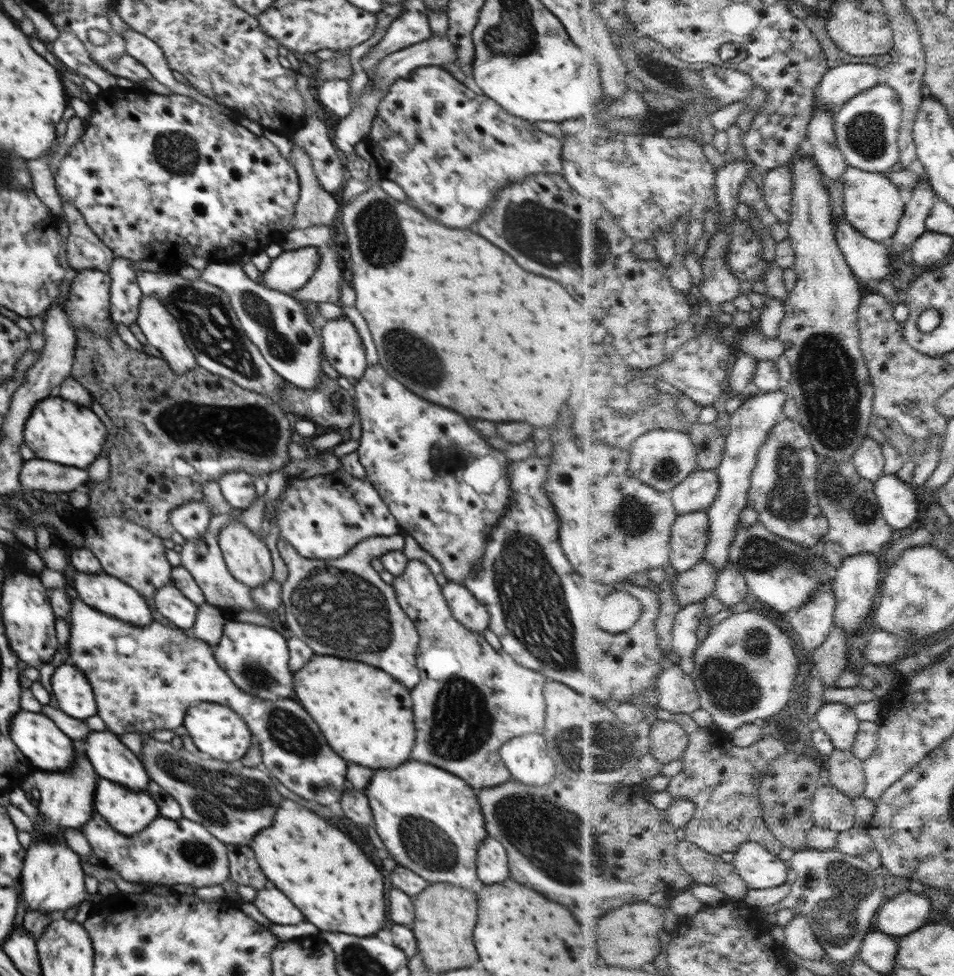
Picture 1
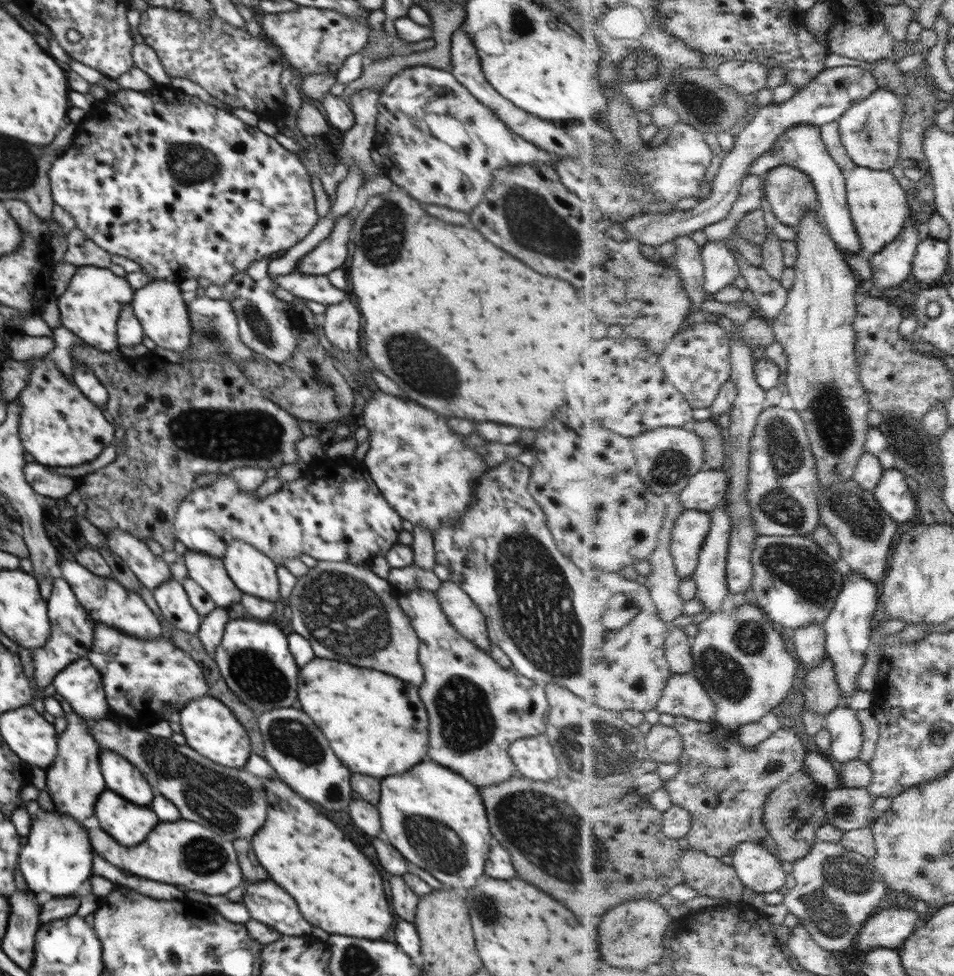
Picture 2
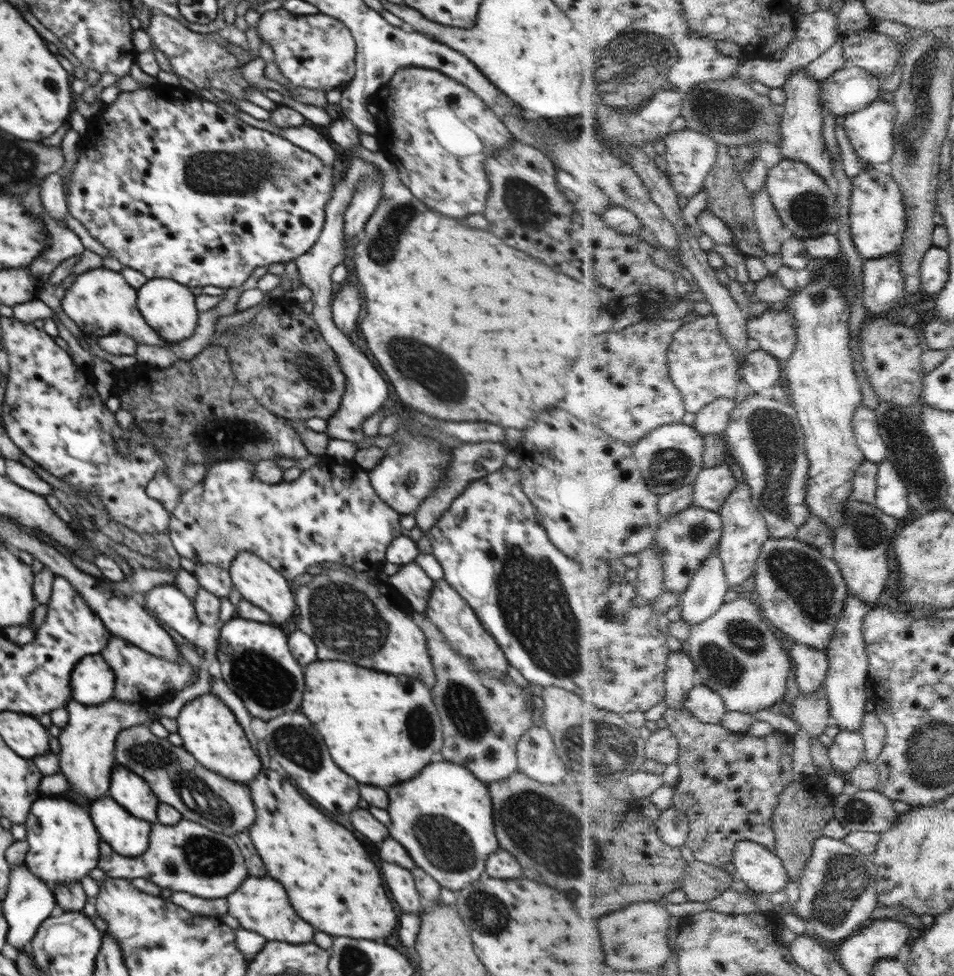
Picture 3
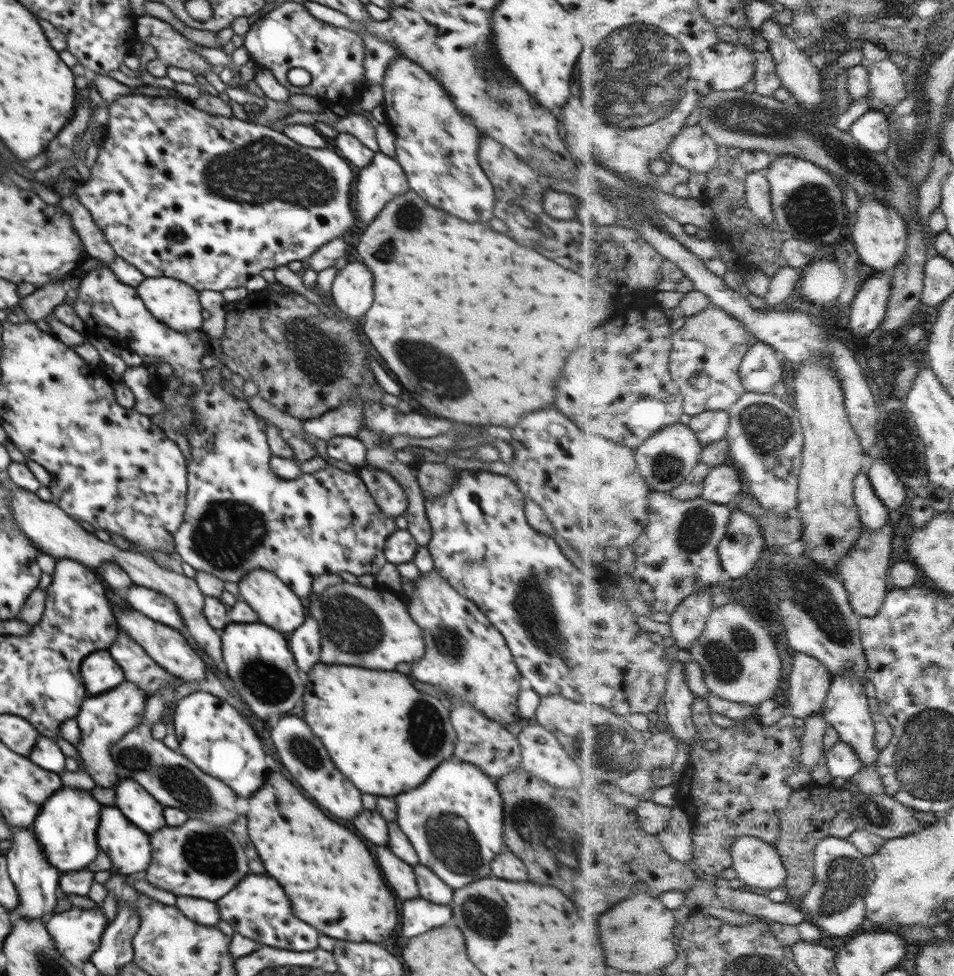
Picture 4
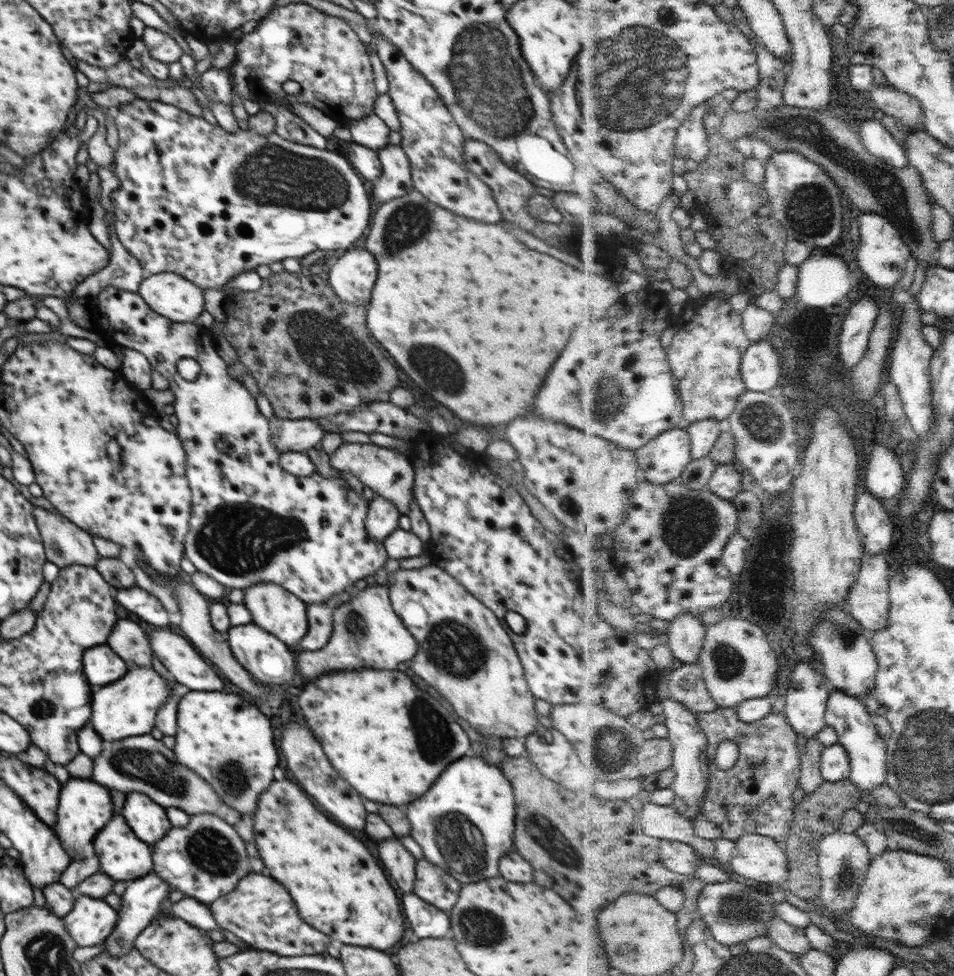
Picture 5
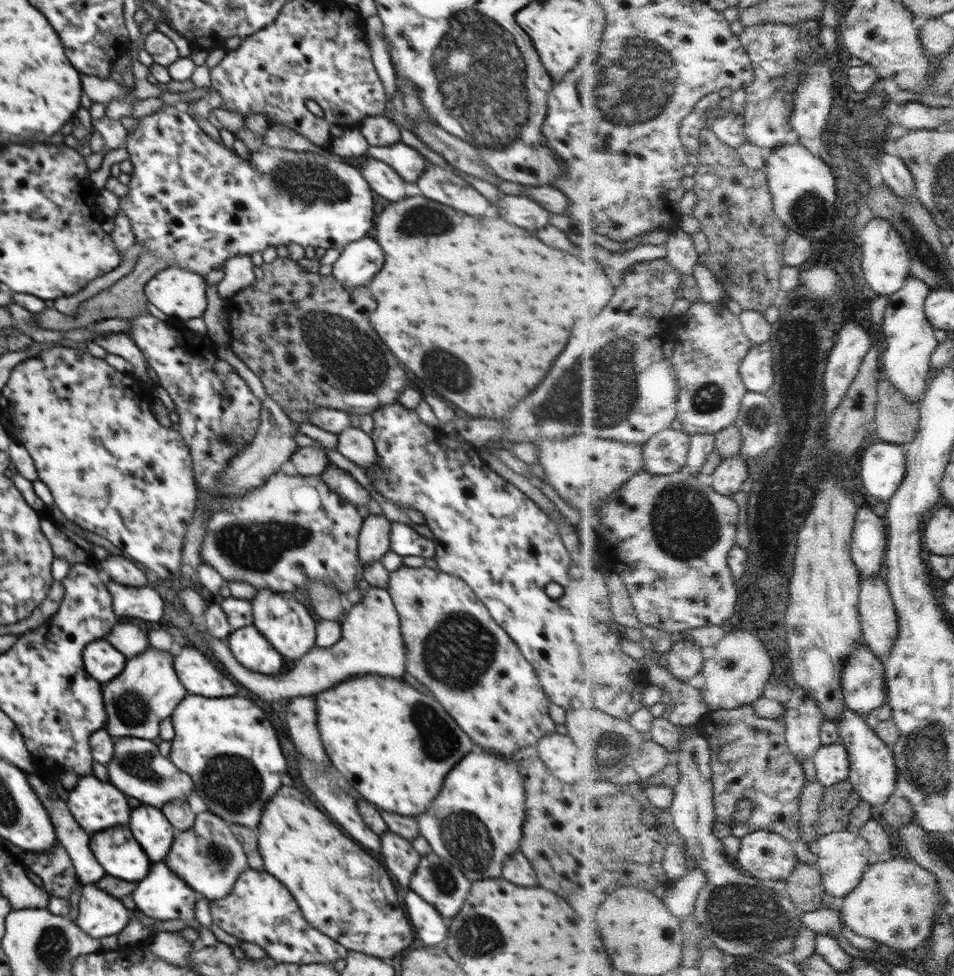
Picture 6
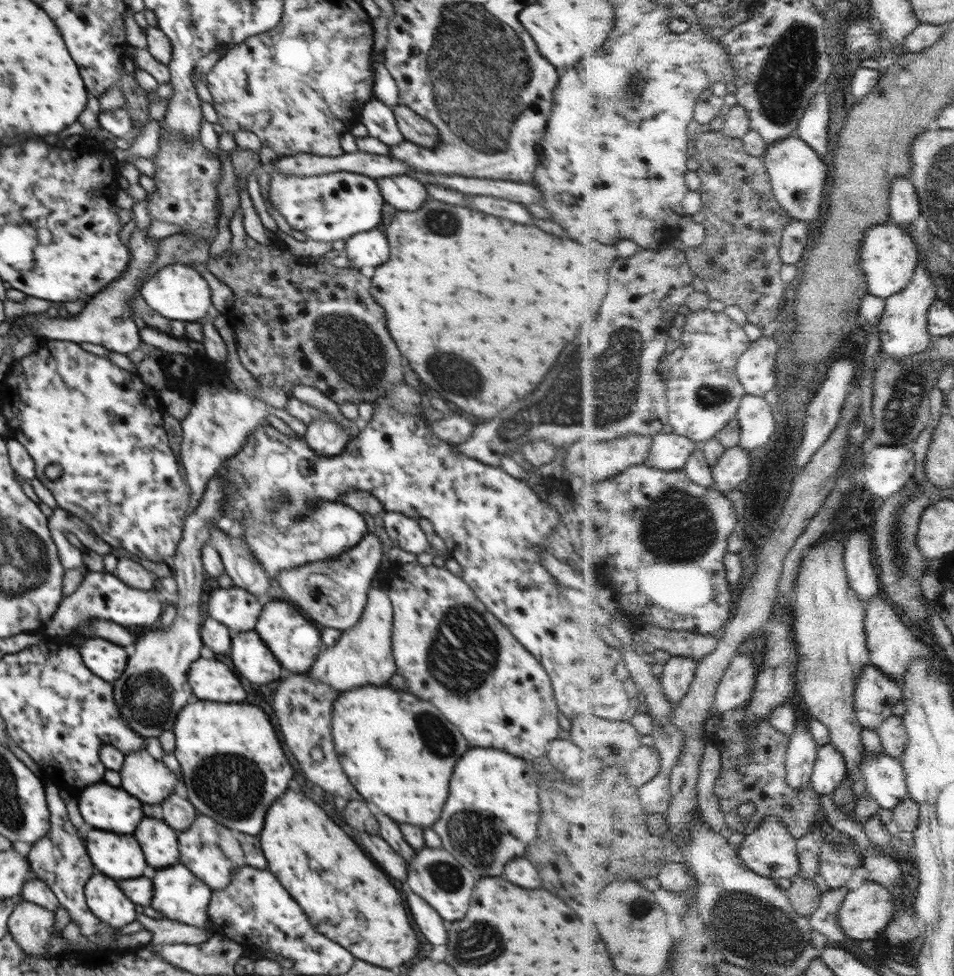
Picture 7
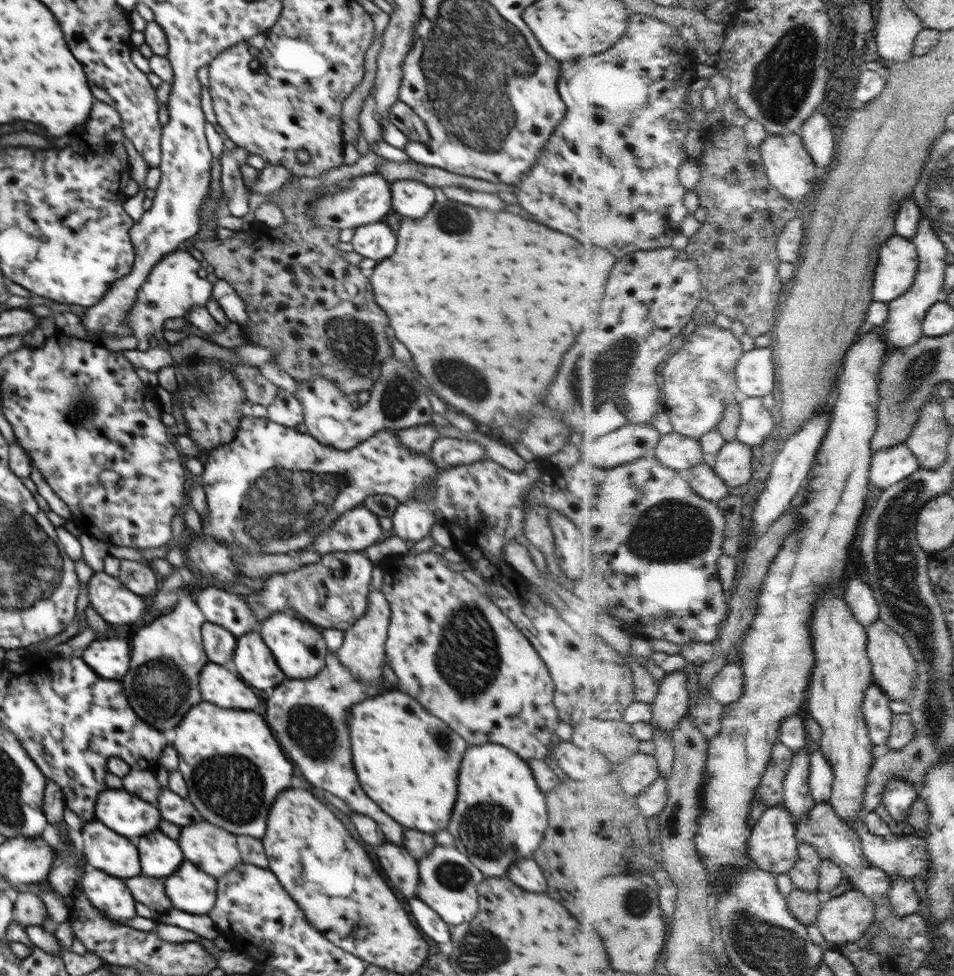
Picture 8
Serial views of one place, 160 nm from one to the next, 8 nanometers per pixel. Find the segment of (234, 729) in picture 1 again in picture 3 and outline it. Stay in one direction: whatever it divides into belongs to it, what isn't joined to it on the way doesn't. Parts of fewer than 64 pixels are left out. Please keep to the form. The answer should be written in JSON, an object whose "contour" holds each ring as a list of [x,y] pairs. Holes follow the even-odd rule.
{"contour":[[[208,692],[187,701],[176,720],[177,733],[182,738],[181,748],[194,756],[202,766],[244,785],[254,780],[264,768],[235,714],[222,700],[212,696],[212,693]]]}

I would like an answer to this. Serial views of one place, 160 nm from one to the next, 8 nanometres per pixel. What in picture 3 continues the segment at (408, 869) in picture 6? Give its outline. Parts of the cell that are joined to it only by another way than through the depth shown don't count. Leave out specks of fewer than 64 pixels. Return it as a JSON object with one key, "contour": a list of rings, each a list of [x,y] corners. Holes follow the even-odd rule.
{"contour":[[[382,862],[382,876],[390,888],[392,898],[404,912],[420,911],[421,894],[415,887],[415,880],[411,871],[399,867],[398,864]]]}

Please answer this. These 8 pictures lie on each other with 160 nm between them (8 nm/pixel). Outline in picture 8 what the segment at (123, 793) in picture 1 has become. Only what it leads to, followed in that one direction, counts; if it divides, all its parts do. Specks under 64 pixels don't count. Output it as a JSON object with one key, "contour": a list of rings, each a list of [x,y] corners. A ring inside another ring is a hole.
{"contour":[[[92,822],[82,828],[84,856],[92,868],[104,870],[112,876],[132,878],[142,874],[136,846],[116,832],[108,830],[102,822]]]}

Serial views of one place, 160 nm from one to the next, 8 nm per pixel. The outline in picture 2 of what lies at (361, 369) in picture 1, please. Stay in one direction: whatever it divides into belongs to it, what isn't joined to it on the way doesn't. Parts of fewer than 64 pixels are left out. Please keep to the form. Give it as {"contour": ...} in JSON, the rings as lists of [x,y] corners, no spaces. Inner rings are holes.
{"contour":[[[346,298],[335,305],[328,305],[324,316],[324,332],[329,342],[341,351],[362,357],[360,346],[360,320],[358,308]]]}

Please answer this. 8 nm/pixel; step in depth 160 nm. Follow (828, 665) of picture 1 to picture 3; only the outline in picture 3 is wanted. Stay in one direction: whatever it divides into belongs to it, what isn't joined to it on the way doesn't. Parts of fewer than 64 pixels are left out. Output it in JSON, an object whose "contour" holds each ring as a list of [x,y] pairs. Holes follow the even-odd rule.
{"contour":[[[826,686],[814,694],[802,692],[794,705],[794,717],[801,722],[812,739],[820,739],[830,725],[835,723]]]}

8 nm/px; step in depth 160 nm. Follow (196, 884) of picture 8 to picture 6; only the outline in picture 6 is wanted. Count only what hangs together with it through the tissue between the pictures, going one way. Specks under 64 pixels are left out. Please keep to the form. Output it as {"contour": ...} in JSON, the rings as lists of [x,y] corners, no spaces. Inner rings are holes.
{"contour":[[[164,861],[153,864],[154,866],[149,868],[148,874],[142,880],[137,881],[136,890],[132,894],[137,910],[153,919],[185,920],[190,927],[199,932],[199,944],[206,946],[216,945],[216,936],[208,927],[202,925],[194,915],[194,906],[196,906],[196,900],[198,900],[198,892],[189,887],[175,872],[172,872]]]}

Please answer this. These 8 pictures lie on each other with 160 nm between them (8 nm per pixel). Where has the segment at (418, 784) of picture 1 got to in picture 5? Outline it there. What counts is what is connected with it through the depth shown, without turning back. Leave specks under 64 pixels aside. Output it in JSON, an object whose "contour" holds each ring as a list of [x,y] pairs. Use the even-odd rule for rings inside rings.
{"contour":[[[466,754],[444,770],[434,786],[416,802],[404,806],[411,822],[410,836],[424,851],[424,859],[447,870],[460,884],[475,883],[496,877],[500,859],[515,848],[516,807],[513,788],[500,766],[485,761],[482,757]]]}

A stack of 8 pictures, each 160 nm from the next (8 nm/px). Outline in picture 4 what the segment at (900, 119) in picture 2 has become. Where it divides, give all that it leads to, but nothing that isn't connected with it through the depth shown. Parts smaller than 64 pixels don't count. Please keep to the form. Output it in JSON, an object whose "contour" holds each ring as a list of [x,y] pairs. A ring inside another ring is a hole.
{"contour":[[[872,109],[860,117],[850,129],[858,142],[868,150],[886,153],[891,147],[892,133],[888,109]]]}

